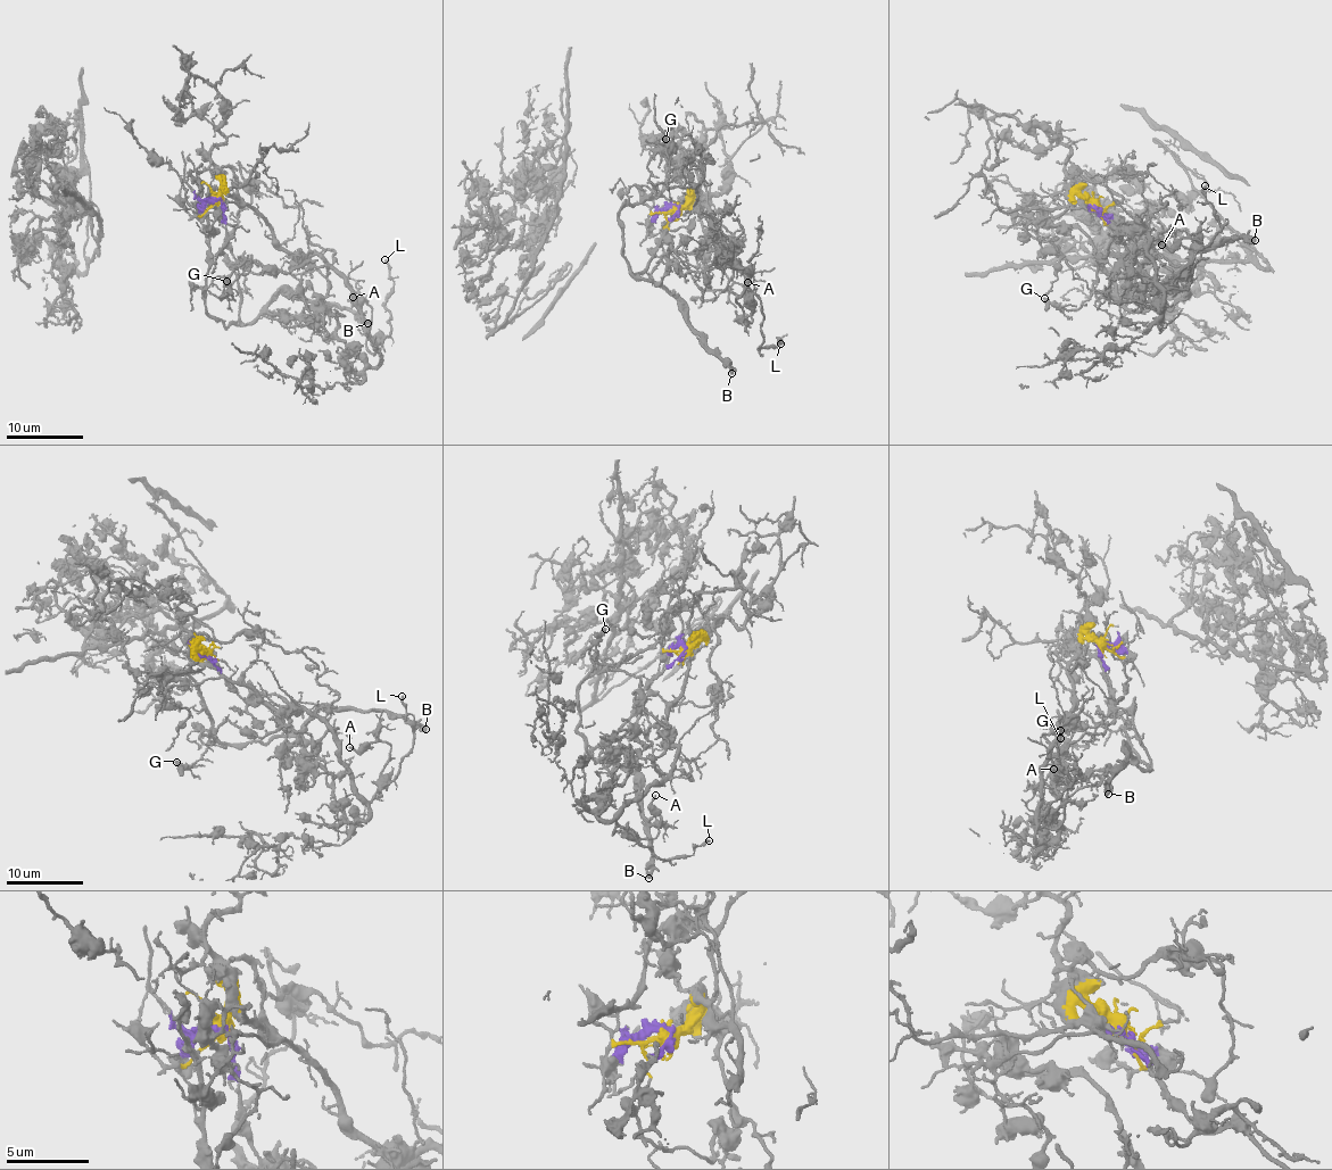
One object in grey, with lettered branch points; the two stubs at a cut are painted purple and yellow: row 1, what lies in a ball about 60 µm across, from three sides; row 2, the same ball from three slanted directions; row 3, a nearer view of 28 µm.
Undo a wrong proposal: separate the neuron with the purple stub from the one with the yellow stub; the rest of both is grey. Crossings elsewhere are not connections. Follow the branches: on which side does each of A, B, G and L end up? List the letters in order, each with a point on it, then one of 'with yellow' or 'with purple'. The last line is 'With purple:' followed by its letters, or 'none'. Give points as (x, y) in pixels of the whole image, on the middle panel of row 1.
A: place (747, 282); with yellow
B: place (731, 373); with purple
G: place (666, 139); with yellow
L: place (780, 343); with yellow
With purple: B

